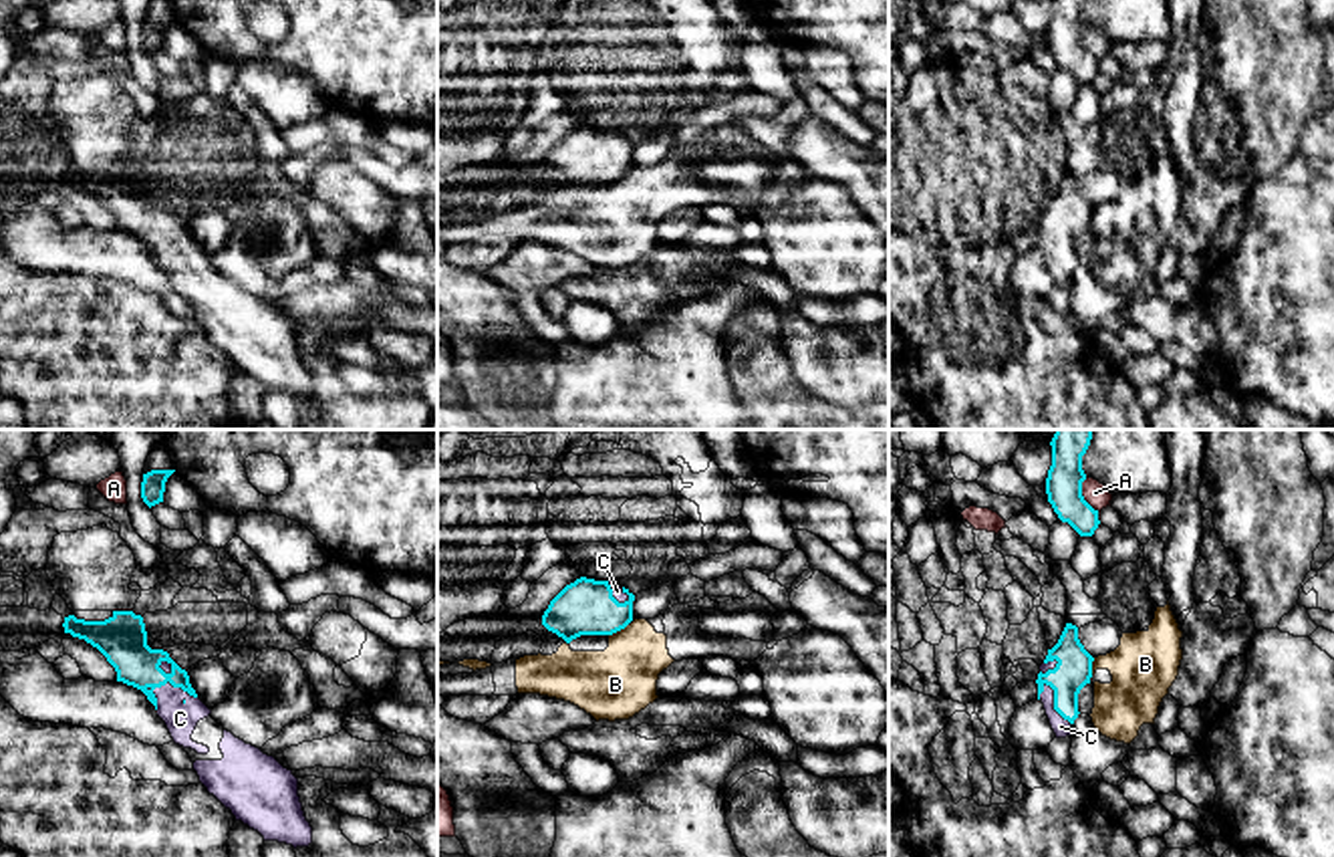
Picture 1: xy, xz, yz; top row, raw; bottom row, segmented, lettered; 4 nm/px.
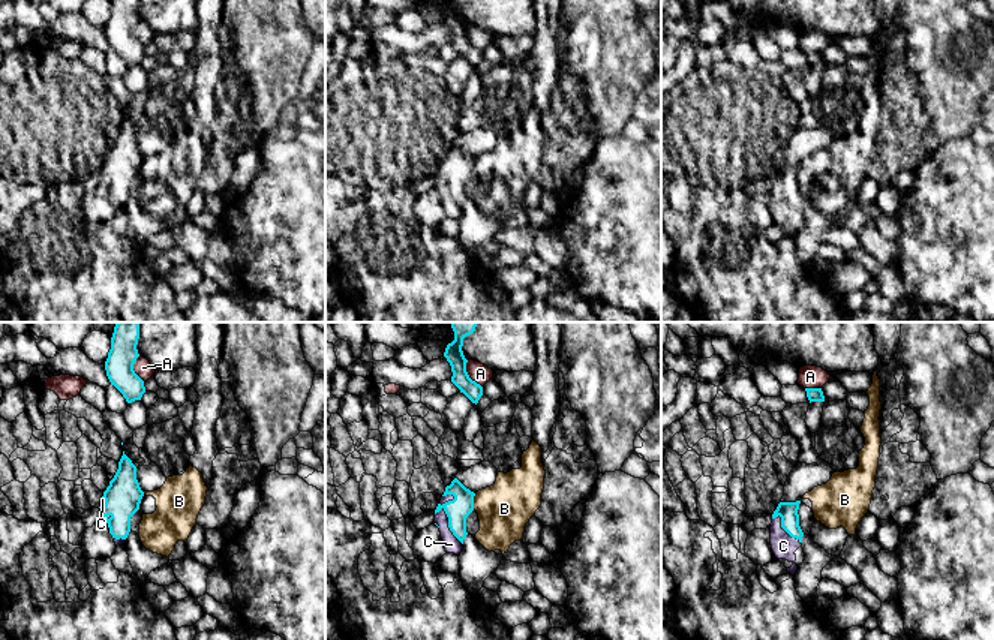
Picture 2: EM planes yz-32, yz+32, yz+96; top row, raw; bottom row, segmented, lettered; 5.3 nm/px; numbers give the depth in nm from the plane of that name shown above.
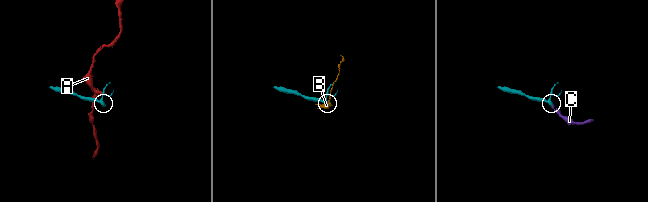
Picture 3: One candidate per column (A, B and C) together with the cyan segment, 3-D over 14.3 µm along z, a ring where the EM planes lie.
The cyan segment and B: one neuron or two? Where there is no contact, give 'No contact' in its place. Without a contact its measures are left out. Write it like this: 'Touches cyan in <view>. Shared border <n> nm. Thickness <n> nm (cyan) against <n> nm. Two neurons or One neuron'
Touches cyan in xz. Shared border 90 nm. Thickness 220 nm (cyan) against 280 nm. Two neurons

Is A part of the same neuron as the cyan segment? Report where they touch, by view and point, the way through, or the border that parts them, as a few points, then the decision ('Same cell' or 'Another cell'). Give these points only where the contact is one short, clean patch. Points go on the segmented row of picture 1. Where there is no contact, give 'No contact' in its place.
Touches cyan at yz (1083, 497). Boundary: yz (1085, 478), (1083, 497), (1099, 511). Another cell

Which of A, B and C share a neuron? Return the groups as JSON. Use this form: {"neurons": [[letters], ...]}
{"neurons": [["A"], ["B"], ["C"]]}

